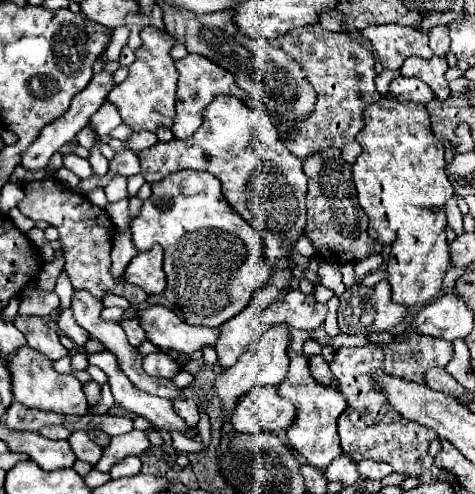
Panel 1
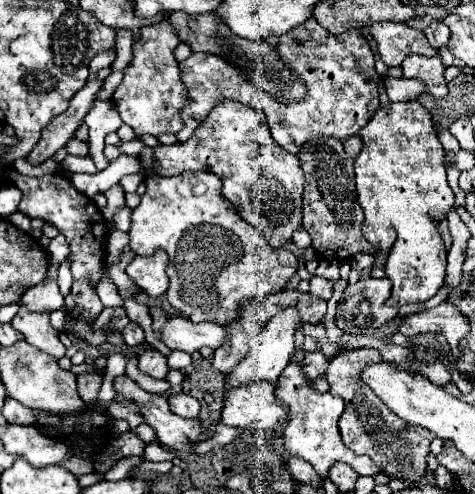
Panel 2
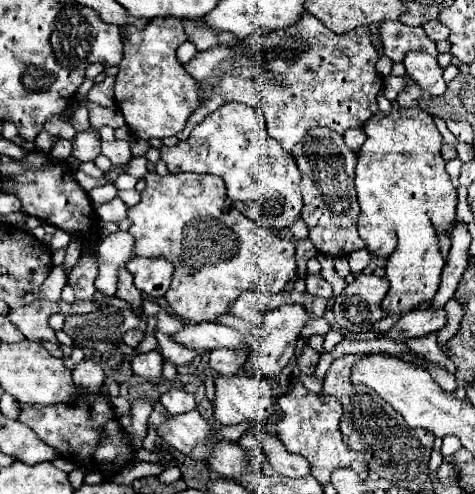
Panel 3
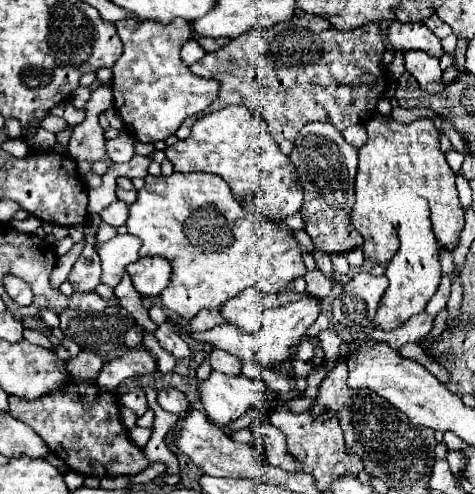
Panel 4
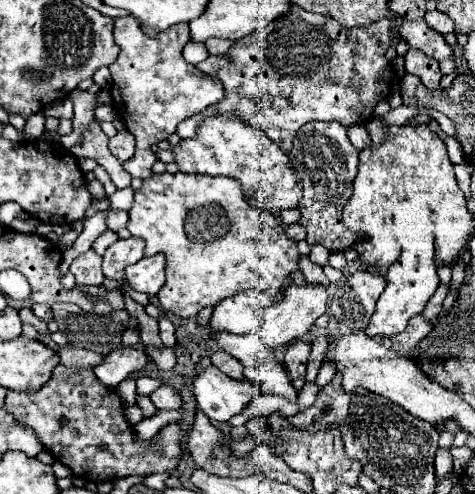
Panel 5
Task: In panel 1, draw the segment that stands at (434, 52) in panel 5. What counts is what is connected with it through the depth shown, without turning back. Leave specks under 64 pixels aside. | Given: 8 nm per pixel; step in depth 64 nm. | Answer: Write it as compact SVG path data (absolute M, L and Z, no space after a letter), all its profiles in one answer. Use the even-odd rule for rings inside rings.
M400 24L368 26L362 30L362 36L372 42L378 60L388 70L400 70L402 62L408 56L420 56L420 58L434 56L434 52L428 46L428 36L410 26Z

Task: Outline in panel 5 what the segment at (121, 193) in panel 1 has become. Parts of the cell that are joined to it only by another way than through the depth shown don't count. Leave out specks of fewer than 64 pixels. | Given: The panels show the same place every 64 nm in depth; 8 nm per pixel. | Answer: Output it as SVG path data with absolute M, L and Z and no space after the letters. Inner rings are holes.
M108 210L108 214L106 214L108 228L118 232L120 228L126 226L126 222L128 222L128 212L126 210Z

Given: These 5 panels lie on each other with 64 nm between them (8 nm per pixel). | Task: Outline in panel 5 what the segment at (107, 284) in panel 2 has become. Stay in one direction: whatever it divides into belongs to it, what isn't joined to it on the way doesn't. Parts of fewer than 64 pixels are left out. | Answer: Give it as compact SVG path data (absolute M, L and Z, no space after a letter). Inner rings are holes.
M120 238L110 244L102 256L102 274L110 280L124 280L124 268L136 264L144 256L144 240L140 238Z

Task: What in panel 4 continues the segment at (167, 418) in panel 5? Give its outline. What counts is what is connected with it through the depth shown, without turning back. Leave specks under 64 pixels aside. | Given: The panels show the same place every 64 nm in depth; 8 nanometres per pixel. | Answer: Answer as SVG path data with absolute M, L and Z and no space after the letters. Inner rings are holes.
M136 425L130 429L128 433L132 442L134 442L140 448L144 448L153 433L153 429Z

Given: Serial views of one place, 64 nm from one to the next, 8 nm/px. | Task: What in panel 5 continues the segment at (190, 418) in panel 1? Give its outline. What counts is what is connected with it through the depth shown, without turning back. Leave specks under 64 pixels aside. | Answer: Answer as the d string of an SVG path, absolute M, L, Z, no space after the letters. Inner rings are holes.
M160 386L150 398L152 398L152 402L158 410L178 410L178 408L182 408L182 396L172 386Z

